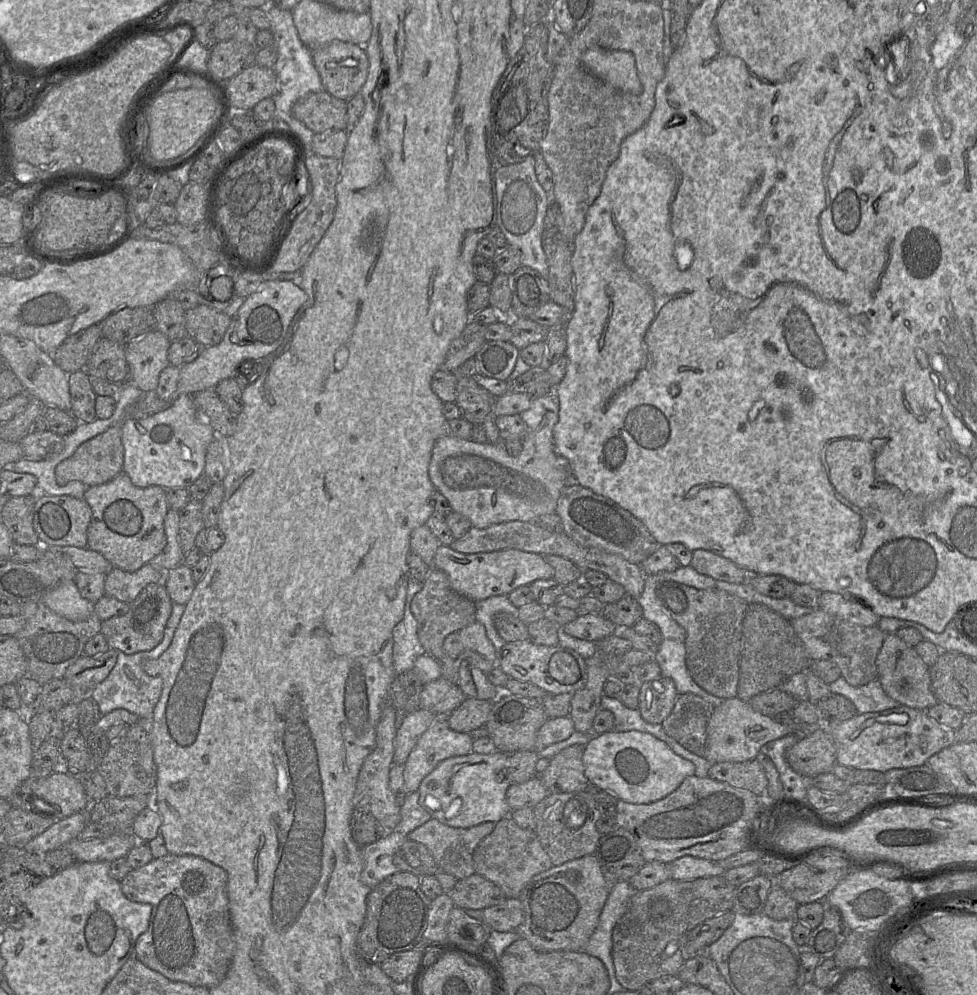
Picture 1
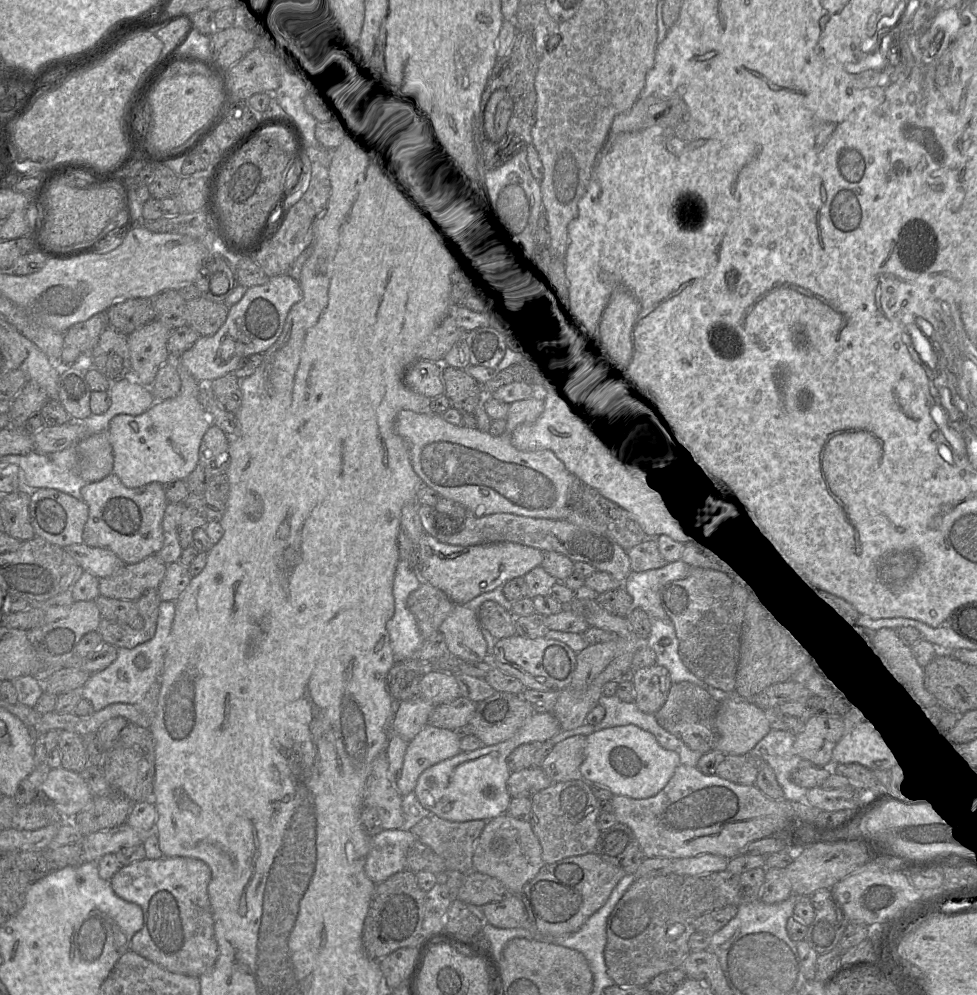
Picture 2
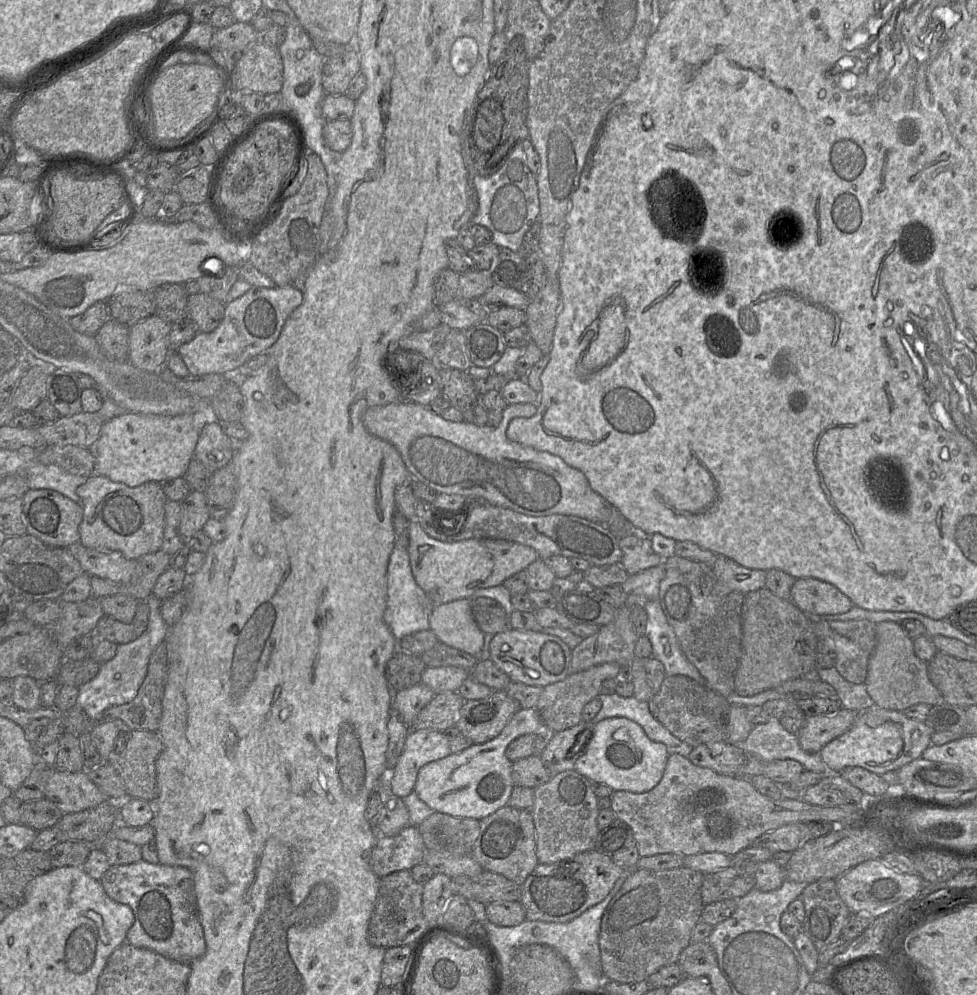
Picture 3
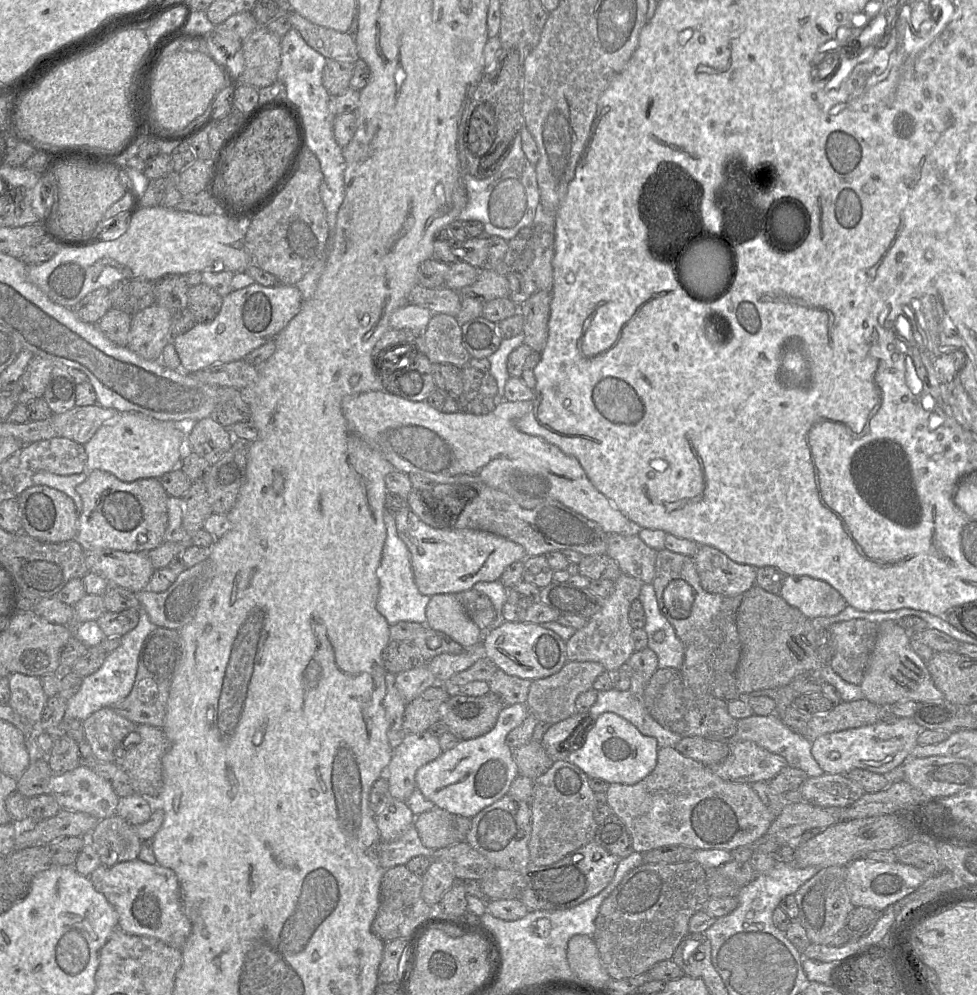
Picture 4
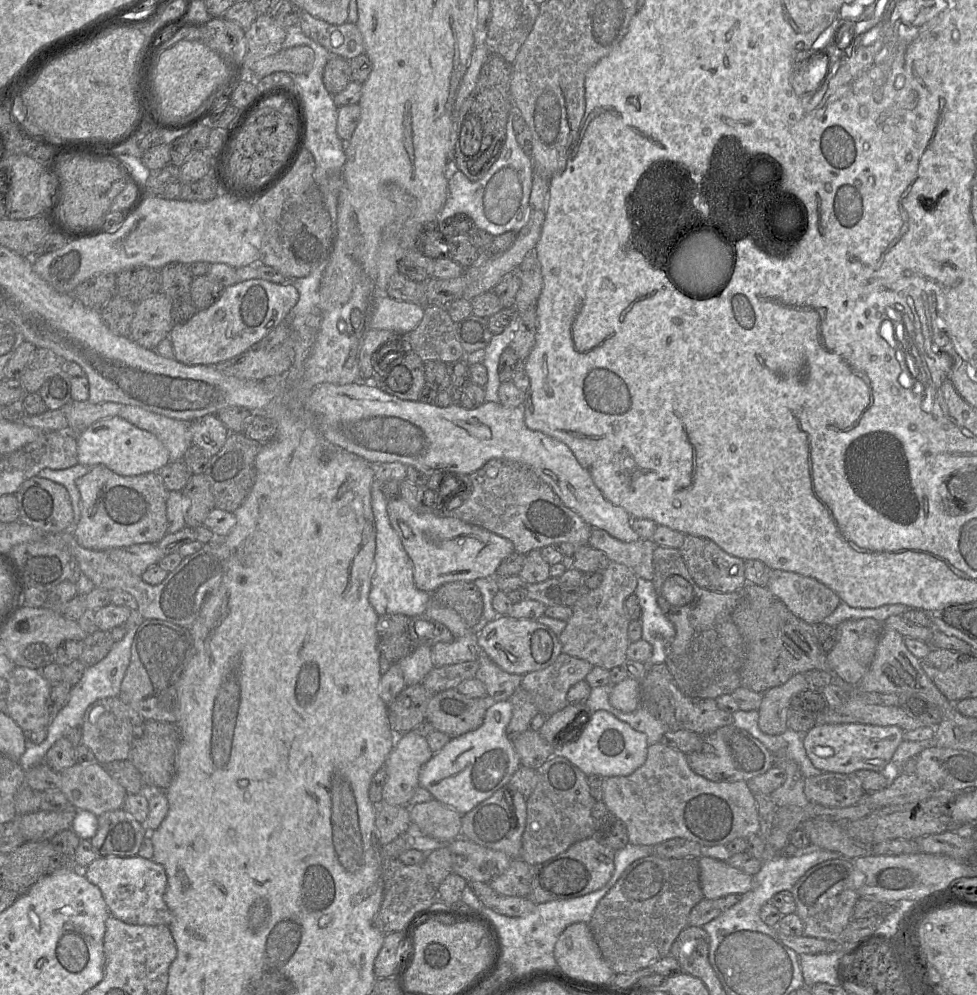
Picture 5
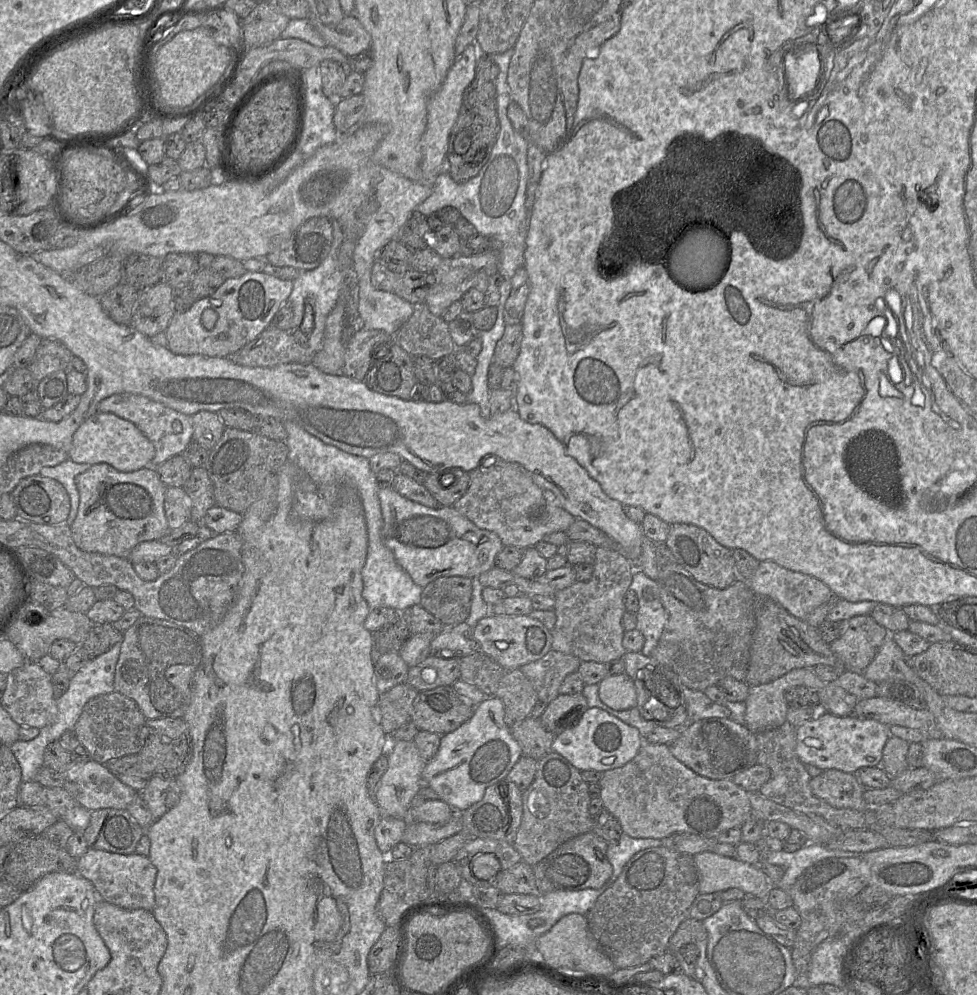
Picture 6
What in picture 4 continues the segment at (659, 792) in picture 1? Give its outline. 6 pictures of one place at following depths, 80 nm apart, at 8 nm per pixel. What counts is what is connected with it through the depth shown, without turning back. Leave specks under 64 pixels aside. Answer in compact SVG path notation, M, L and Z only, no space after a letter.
M606 712L595 720L582 744L568 751L568 761L579 767L588 777L599 778L609 784L633 785L654 770L659 748L655 738L643 735L619 715Z

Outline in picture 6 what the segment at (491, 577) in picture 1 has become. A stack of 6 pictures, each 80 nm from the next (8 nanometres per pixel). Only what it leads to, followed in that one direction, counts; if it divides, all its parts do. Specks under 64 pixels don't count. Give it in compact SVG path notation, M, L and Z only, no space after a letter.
M393 487L380 488L378 498L383 519L382 539L392 551L396 562L421 588L440 577L478 578L480 574L495 566L495 558L504 546L499 536L478 528L453 507L429 508L403 497Z

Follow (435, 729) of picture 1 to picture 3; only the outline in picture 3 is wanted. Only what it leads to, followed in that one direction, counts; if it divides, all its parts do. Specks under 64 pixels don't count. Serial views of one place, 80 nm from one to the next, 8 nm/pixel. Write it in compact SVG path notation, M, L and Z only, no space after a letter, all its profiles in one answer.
M411 730L396 766L387 775L392 792L400 798L406 797L414 790L417 774L424 765L450 754L446 732Z

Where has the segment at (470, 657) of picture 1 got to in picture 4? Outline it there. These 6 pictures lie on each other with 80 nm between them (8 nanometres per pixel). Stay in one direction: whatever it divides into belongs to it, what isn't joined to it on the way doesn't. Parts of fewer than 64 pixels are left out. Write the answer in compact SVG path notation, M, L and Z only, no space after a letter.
M435 594L426 607L427 625L445 633L464 649L482 642L482 633L470 619L455 594Z

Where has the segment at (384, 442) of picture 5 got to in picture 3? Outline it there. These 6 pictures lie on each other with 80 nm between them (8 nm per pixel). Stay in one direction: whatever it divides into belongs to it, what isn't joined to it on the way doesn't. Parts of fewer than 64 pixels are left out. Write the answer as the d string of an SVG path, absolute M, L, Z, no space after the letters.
M403 400L369 408L363 415L363 423L372 435L395 446L410 473L411 480L424 482L437 493L458 494L468 500L484 500L494 506L512 509L529 516L574 515L605 525L609 518L610 503L592 489L580 470L571 467L557 455L508 439L507 429L510 421L518 417L532 417L537 412L537 406L538 400L533 403L508 404L502 411L499 425L492 427L446 420L431 410L429 405Z

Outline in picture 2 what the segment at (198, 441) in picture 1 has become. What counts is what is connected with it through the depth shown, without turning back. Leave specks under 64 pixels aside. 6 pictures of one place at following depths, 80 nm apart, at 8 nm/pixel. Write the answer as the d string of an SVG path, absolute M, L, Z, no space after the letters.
M180 359L173 360L181 379L179 393L171 399L156 401L140 415L116 415L108 426L114 457L112 473L128 488L151 482L163 485L186 480L199 463L201 441L212 422L198 401L202 385L180 363Z

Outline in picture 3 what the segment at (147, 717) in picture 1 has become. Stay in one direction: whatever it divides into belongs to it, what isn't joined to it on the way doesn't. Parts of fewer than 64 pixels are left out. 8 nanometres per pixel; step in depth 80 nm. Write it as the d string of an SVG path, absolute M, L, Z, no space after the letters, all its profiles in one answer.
M151 595L146 602L149 606L149 620L145 632L132 642L118 644L115 656L102 663L96 676L79 687L76 706L83 709L88 720L97 722L107 709L129 703L136 697L147 674L151 654L169 634L170 628L160 614L161 600Z

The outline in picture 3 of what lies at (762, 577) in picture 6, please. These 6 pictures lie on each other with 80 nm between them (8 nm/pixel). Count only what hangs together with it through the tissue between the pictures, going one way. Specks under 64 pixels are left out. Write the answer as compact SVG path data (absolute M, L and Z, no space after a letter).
M817 578L796 579L791 601L806 615L843 614L854 606L837 587Z

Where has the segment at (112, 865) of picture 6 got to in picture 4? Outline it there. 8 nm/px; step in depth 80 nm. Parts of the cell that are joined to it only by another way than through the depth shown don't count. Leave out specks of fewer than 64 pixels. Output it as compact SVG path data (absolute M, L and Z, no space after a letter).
M136 858L113 866L100 865L89 879L117 912L120 930L130 935L152 937L181 950L191 933L191 923L184 912L179 881L172 870Z

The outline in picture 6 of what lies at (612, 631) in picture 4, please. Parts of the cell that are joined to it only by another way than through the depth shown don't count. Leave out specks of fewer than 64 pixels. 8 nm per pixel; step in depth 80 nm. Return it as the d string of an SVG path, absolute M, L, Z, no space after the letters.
M597 547L593 574L588 581L576 581L571 586L558 590L554 595L553 611L556 626L567 640L572 654L581 661L608 663L623 658L622 616L626 611L624 595L632 582L635 565L621 552L606 547Z

